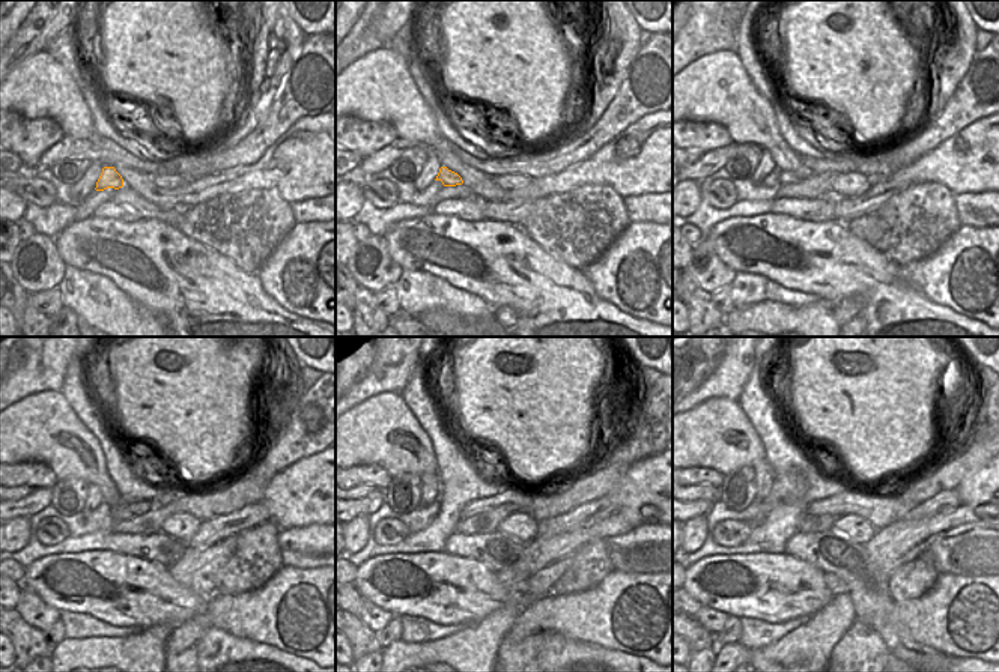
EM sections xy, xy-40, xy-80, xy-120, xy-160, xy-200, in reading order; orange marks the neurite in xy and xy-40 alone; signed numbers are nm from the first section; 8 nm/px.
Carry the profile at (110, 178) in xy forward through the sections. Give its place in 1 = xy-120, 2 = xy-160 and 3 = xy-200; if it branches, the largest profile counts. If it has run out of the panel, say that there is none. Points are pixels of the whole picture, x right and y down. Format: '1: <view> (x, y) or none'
1: xy-120 (119, 513)
2: xy-160 (510, 495)
3: xy-200 (880, 511)

